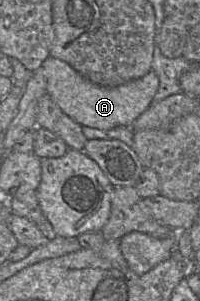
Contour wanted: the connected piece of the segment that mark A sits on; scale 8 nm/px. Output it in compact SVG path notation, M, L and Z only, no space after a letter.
M53 56L42 63L41 71L46 80L47 94L54 103L80 125L97 129L131 127L137 117L150 106L159 88L158 76L152 69L145 76L117 87L94 84L68 63Z

